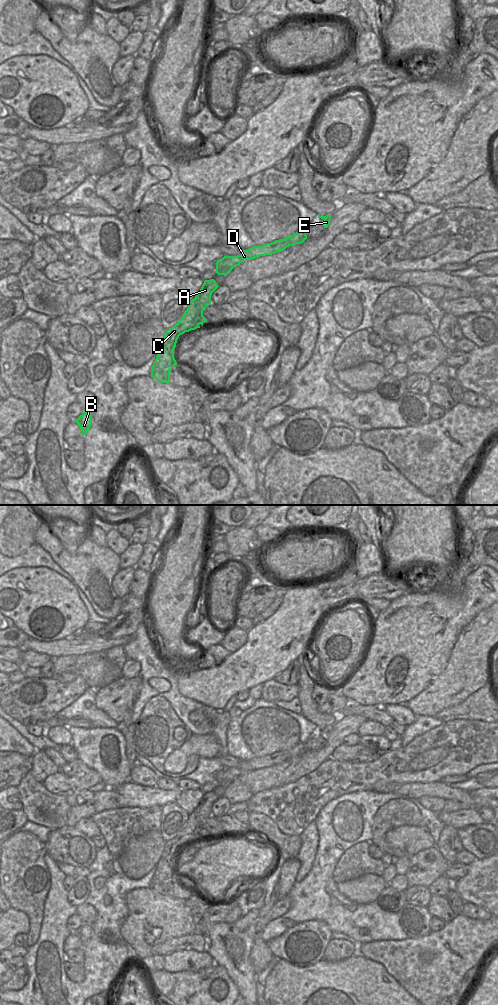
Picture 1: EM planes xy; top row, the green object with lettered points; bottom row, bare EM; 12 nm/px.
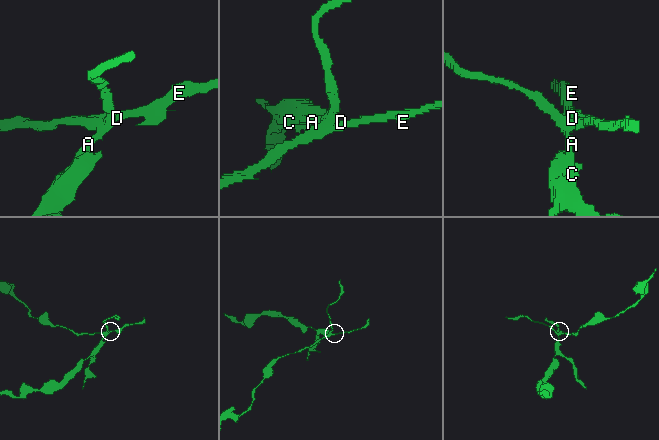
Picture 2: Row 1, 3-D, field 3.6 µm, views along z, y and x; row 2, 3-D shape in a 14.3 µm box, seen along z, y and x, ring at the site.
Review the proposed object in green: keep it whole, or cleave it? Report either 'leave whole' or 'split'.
split

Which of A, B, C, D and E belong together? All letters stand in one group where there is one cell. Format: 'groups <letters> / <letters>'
groups A B C / D E

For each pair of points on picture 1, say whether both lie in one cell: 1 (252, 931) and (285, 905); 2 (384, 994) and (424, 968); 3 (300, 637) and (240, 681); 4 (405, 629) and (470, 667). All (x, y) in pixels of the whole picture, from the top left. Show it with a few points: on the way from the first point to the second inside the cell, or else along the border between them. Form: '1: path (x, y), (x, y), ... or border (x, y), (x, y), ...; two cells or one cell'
1: path (260, 923), (277, 911); one cell
2: border (383, 967), (410, 994); two cells
3: path (285, 637), (255, 666); one cell
4: border (460, 633), (445, 668), (438, 675); two cells

